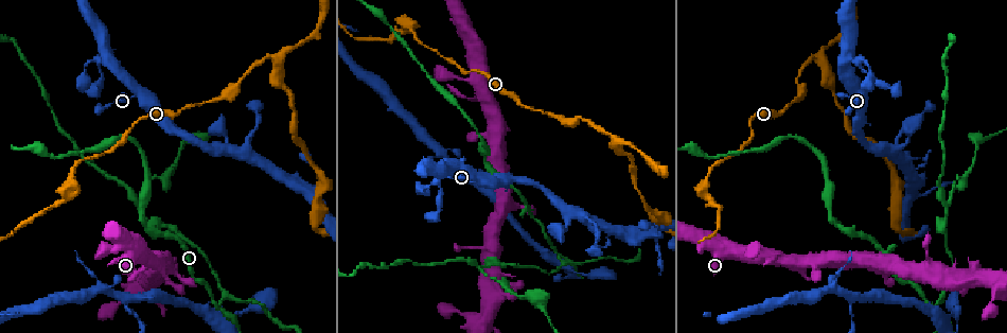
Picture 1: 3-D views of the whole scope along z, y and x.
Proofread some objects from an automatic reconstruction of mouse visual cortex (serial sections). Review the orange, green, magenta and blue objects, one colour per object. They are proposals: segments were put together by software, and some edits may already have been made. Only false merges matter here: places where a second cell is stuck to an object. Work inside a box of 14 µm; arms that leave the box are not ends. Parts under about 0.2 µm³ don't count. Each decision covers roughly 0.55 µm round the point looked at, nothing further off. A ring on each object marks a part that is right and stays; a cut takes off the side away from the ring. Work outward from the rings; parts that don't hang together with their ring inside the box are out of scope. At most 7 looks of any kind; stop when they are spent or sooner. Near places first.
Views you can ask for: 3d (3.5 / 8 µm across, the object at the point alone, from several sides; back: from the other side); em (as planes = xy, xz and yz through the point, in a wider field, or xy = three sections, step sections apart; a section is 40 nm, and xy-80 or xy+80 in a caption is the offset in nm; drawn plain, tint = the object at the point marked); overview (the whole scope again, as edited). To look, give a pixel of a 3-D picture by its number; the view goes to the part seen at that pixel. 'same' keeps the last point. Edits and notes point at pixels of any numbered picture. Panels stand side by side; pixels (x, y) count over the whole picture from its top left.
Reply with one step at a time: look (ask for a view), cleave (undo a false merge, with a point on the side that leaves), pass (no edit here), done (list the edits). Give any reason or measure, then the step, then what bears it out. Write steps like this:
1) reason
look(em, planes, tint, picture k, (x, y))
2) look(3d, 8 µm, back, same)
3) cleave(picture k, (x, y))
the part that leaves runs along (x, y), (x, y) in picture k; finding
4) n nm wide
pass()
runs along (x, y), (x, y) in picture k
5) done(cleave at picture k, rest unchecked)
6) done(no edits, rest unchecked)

abrupt turn
look(3d, 3.5 µm, picture 1, (485, 321))

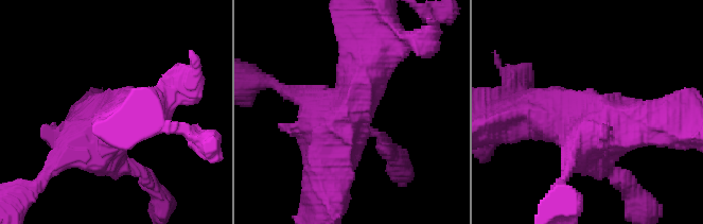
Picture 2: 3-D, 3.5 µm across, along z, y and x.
now the EM
look(em, xy, step 3, tint, picture 2, (349, 105))

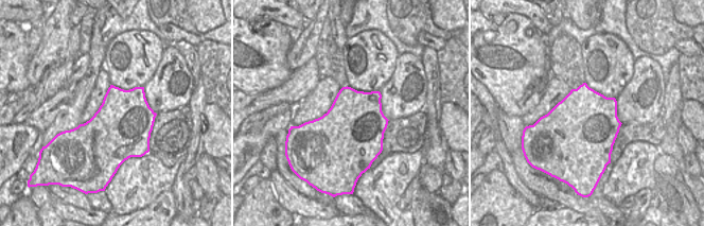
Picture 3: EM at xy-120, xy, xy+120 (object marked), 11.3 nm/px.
pass()
runs along (132, 115), (53, 164) in picture 2; one cell here

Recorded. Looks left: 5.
abrupt turn
look(3d, 3.5 µm, back, picture 1, (225, 297))

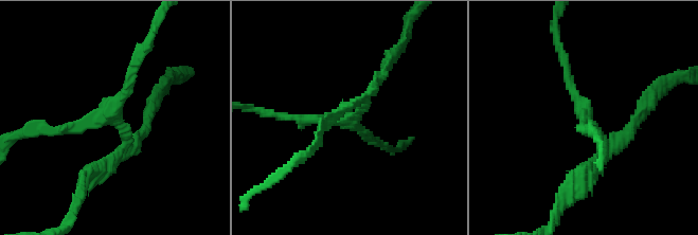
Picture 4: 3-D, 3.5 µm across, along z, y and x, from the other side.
3 arms; arms of 150, 150, 150 nm
look(em, planes, tint, picture 4, (353, 119))

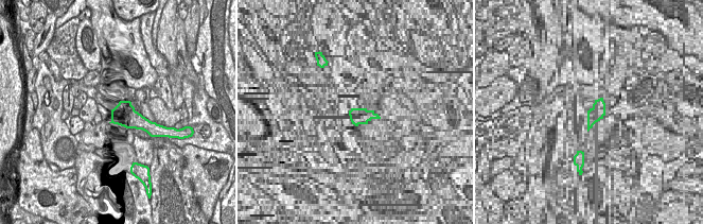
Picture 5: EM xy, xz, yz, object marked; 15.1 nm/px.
360 nm wide
cleave(picture 4, (99, 124))
the part that leaves runs along (125, 134), (115, 102), (144, 47) in picture 4; a second cell is stuck on

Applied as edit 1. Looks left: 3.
redraw
look(overview)

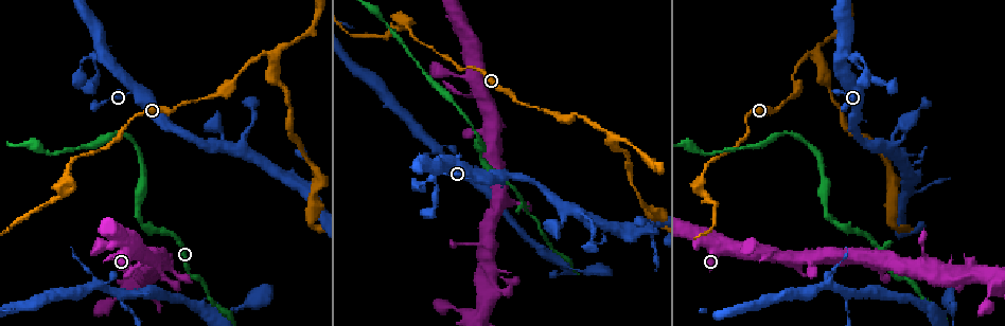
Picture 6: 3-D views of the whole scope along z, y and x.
three arms meet
look(3d, 3.5 µm, picture 6, (816, 56))

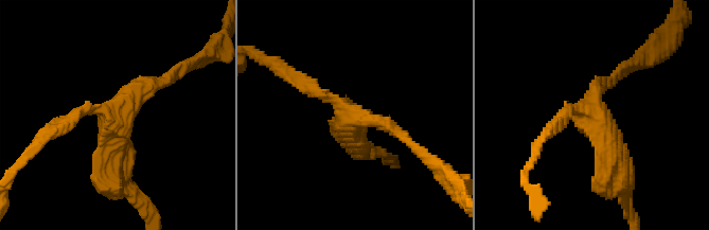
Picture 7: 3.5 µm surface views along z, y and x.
3 arms; arms of 200, 250, 350 nm; shape alone is not enough
look(em, xy, step 3, tint, picture 7, (107, 115))

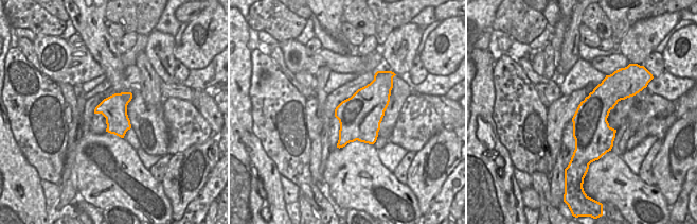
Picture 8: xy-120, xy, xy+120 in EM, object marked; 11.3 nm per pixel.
pass()
runs along (291, 77), (350, 114), (356, 147) in picture 7; one cell here

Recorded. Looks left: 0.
done(cleave at picture 4, rest unchecked)

